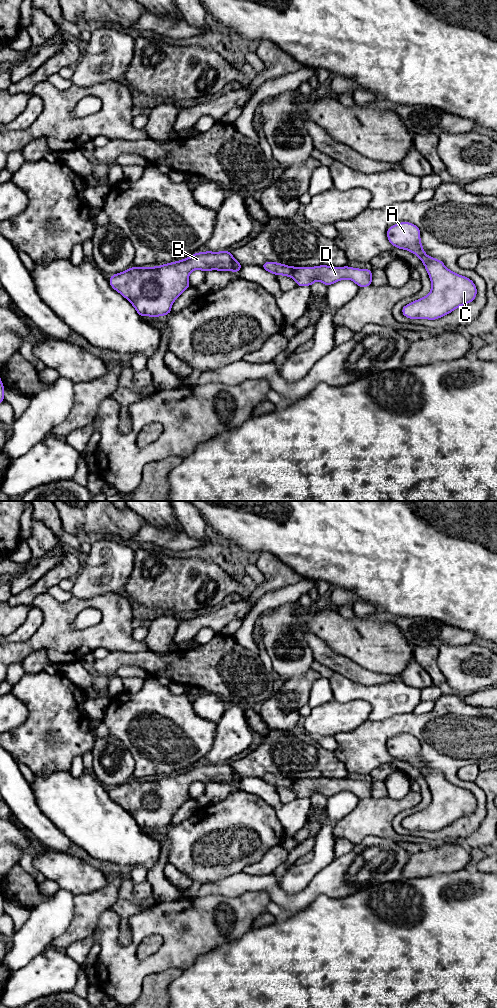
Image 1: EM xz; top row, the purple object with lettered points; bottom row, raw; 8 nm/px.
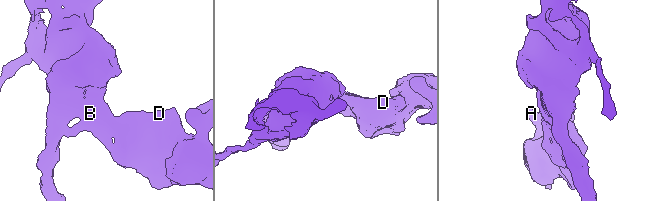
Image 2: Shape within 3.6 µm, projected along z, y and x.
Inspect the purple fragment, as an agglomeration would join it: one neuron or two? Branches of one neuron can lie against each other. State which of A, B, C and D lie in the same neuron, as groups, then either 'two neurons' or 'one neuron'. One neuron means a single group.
groups A C D / B; two neurons

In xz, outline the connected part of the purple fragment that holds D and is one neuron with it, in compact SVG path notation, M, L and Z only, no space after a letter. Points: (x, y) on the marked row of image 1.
M265 262L262 268L275 275L285 275L296 280L297 286L311 286L320 281L329 286L339 280L350 279L359 287L372 285L372 270L356 269L348 266L331 267L321 265L317 267L291 267L275 262Z

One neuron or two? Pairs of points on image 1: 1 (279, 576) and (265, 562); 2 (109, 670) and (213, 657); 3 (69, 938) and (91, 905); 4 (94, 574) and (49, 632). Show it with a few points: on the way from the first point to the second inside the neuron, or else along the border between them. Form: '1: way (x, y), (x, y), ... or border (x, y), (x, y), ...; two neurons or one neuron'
1: way (276, 573), (268, 565); one neuron
2: way (135, 660), (187, 662); one neuron
3: way (77, 930), (84, 923), (86, 913); one neuron
4: border (100, 594), (87, 598), (72, 596); two neurons

